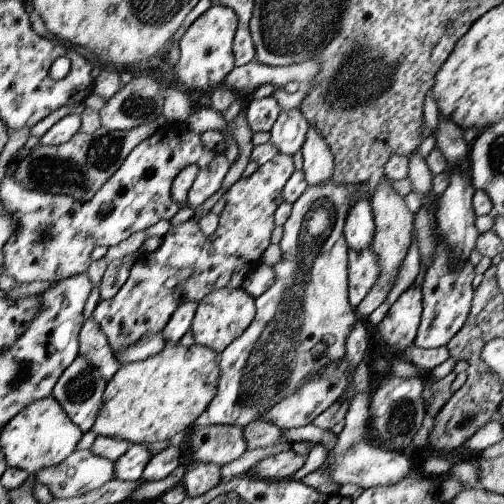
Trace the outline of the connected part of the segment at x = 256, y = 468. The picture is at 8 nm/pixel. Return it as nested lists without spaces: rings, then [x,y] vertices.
[[[294,450],[280,452],[275,456],[267,457],[252,466],[249,474],[260,480],[284,480],[294,476],[307,459],[307,456],[297,454]]]

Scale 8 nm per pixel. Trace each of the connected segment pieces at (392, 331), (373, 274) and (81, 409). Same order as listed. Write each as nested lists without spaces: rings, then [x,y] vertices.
[[[412,284],[400,294],[376,330],[387,347],[398,348],[399,357],[414,345],[423,310],[421,285]]]
[[[372,248],[364,250],[350,250],[348,252],[350,266],[347,267],[347,284],[350,286],[350,302],[355,309],[380,276],[378,256]]]
[[[78,355],[55,384],[52,396],[63,405],[64,412],[79,425],[80,430],[86,433],[99,416],[106,388],[107,382],[100,370],[90,364],[88,358]]]

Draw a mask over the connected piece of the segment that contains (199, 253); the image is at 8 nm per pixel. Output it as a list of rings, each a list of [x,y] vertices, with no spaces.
[[[279,154],[268,160],[248,178],[242,178],[230,186],[224,195],[226,205],[219,214],[219,225],[213,235],[205,235],[198,222],[188,219],[178,226],[171,226],[162,237],[162,243],[154,252],[139,255],[130,270],[128,280],[110,300],[100,300],[93,310],[92,317],[110,344],[112,354],[118,350],[136,344],[138,340],[158,335],[184,303],[199,301],[210,292],[221,288],[238,289],[244,284],[248,275],[261,263],[262,254],[271,243],[275,225],[275,212],[283,203],[283,188],[294,174],[292,156]]]

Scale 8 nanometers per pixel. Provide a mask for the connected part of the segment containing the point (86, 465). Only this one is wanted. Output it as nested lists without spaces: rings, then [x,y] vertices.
[[[88,449],[76,450],[67,459],[64,459],[62,463],[58,464],[58,466],[44,467],[33,475],[38,483],[48,487],[52,496],[54,496],[54,502],[86,495],[87,492],[102,488],[110,480],[116,479],[114,461],[96,456],[96,454],[92,454]]]

